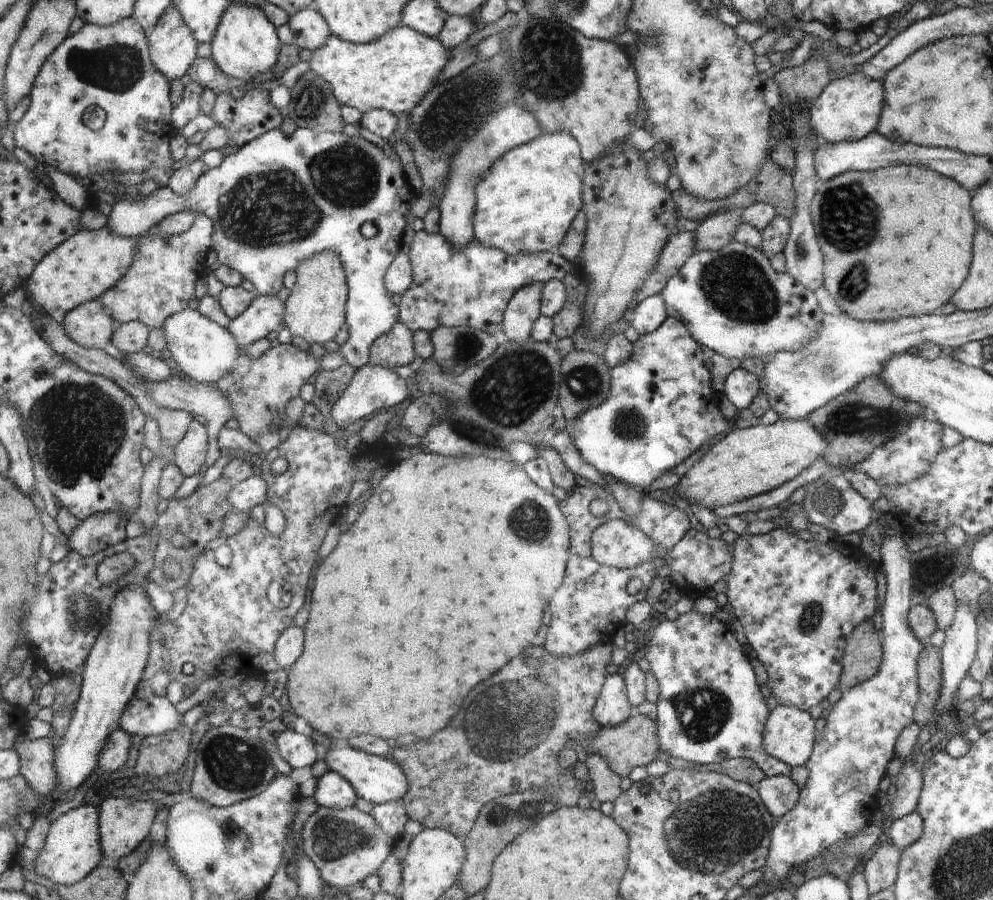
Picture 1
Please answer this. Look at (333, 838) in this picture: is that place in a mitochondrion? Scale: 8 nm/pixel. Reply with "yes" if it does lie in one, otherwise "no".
yes

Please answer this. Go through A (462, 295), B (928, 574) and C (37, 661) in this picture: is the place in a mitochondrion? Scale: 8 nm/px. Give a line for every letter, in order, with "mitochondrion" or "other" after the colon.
A: other
B: mitochondrion
C: other

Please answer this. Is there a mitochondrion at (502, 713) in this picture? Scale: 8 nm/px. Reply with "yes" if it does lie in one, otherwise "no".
yes

